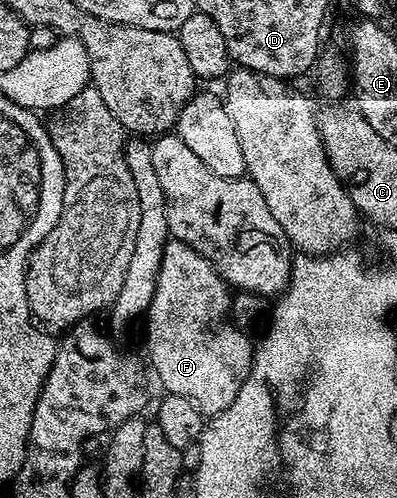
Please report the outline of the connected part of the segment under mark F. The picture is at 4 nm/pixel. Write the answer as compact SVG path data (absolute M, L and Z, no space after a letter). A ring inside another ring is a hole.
M170 240L163 248L163 264L159 264L159 280L155 288L155 296L149 305L149 313L145 326L145 346L149 349L149 362L153 365L153 370L157 373L157 378L161 381L162 391L165 394L174 394L175 396L183 396L183 400L191 400L191 404L195 404L195 408L199 408L202 416L212 416L223 412L231 404L231 400L235 400L235 396L239 394L239 388L243 384L243 380L247 380L247 376L251 372L251 364L253 363L254 343L249 343L250 335L246 331L236 326L230 317L231 294L225 285L225 281L217 275L215 268L203 256L199 256L199 252L195 252L195 248L191 248L187 244Z

